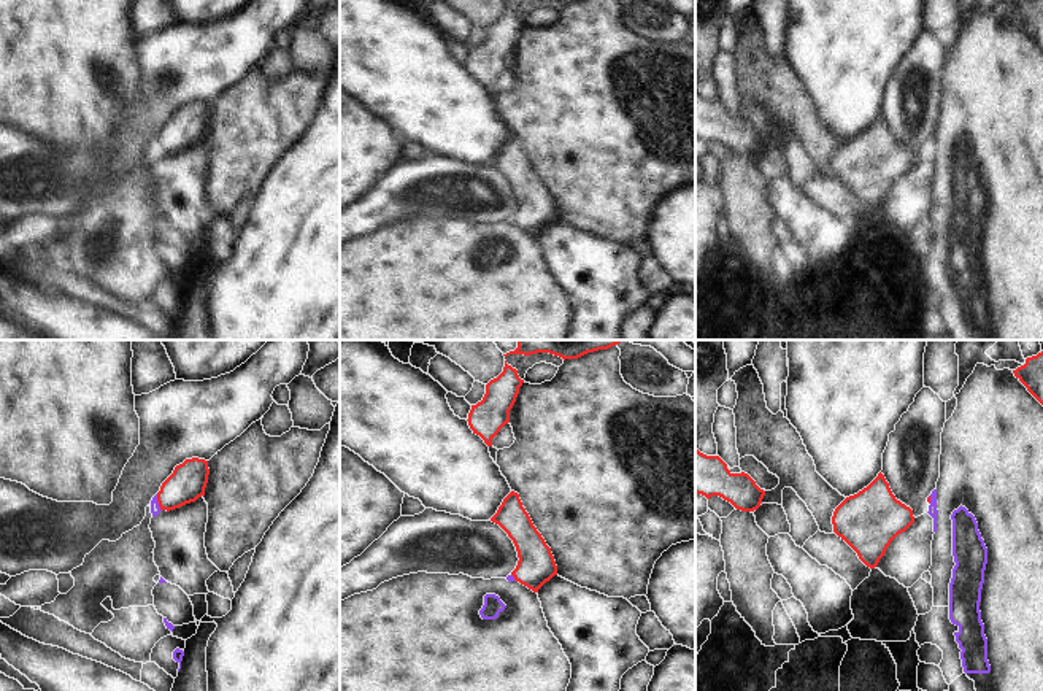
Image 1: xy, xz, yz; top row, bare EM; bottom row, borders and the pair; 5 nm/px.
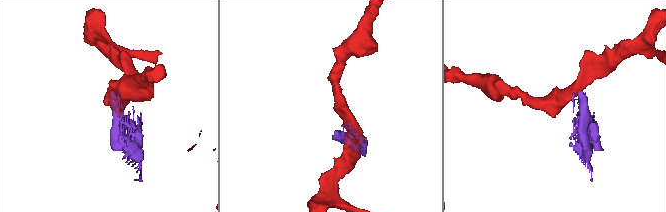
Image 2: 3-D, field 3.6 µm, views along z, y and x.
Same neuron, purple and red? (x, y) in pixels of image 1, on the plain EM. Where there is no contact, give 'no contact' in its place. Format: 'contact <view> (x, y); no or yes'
contact xy (157, 146); no

